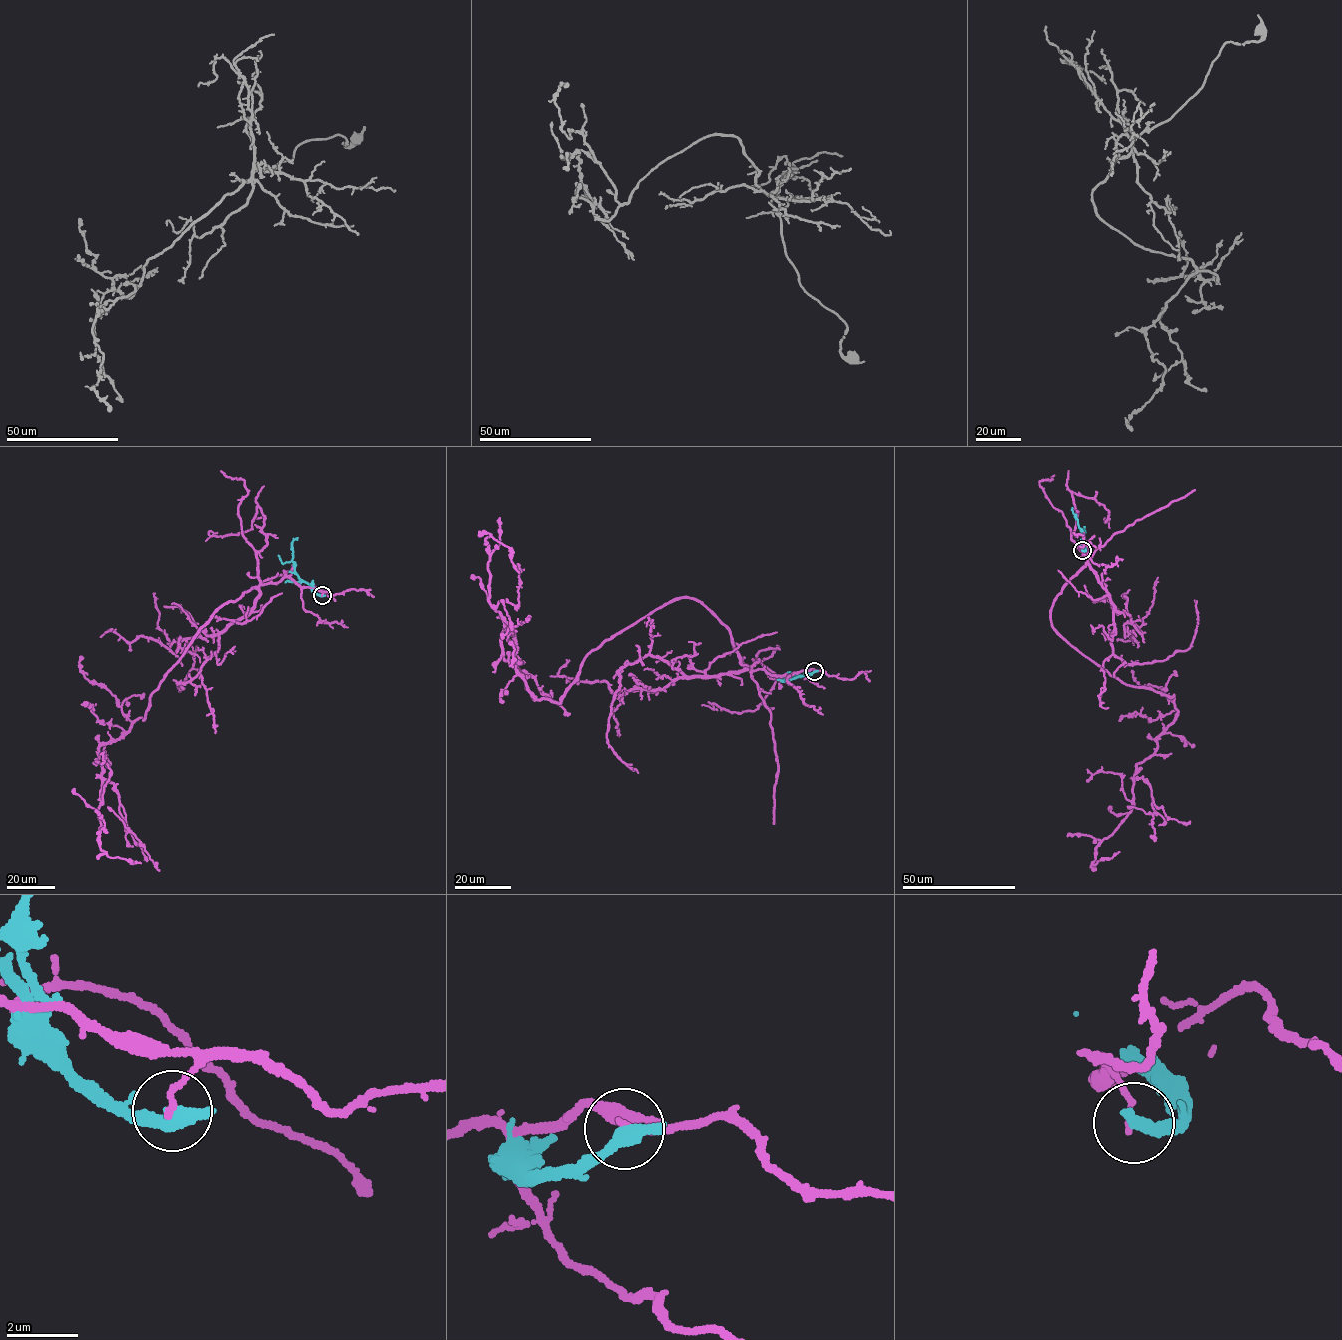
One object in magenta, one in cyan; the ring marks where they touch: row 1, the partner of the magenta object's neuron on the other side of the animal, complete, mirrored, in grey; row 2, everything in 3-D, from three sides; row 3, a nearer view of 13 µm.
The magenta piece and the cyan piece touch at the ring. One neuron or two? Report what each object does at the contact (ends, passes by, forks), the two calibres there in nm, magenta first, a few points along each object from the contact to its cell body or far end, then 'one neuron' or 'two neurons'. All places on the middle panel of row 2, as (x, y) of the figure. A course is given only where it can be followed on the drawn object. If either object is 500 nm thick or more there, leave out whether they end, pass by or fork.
magenta ends | cyan ends | 160/480 nm | magenta via (815, 670), (750, 670), (683, 597), (592, 650), (560, 702), (537, 699), (502, 655), (484, 540), (519, 573) | cyan via (815, 670), (793, 676), (810, 676) | two neurons

